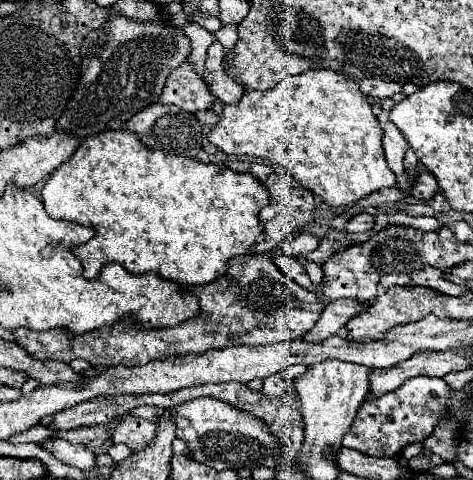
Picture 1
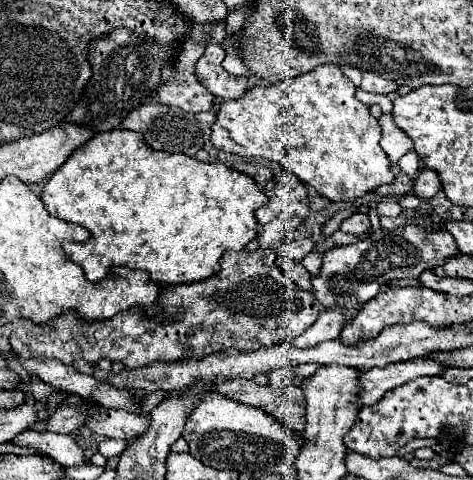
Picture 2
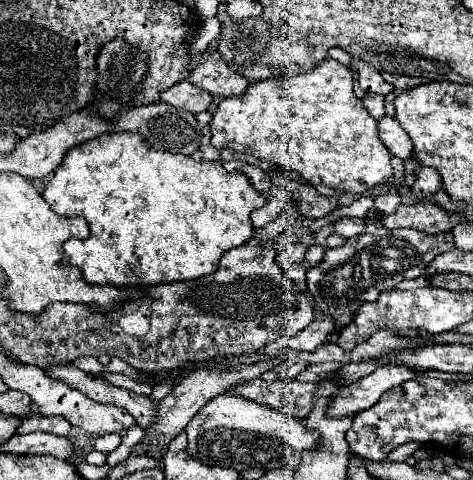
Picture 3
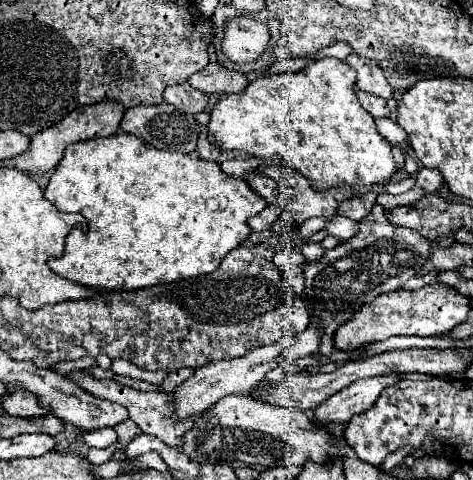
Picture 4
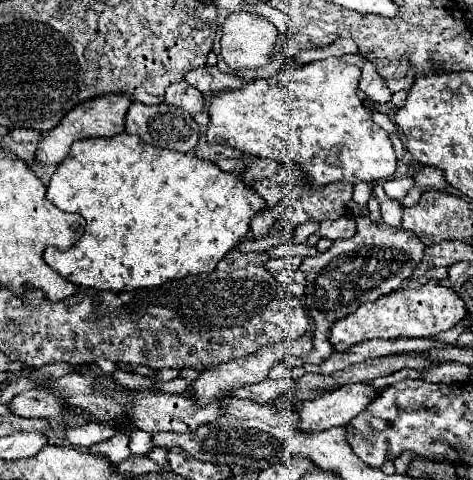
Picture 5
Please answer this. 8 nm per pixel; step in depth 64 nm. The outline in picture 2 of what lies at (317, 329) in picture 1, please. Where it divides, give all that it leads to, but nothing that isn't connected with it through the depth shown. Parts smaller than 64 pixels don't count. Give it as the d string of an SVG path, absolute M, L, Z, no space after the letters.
M324 310L310 328L306 328L296 340L292 340L292 344L296 348L312 348L320 342L336 340L340 336L344 324L346 324L346 316L342 312Z

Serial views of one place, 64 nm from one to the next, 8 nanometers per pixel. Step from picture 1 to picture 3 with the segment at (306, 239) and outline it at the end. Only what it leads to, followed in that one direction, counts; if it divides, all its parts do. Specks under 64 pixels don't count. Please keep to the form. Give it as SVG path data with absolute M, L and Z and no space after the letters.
M288 244L284 250L282 250L282 254L280 254L280 258L286 258L286 260L290 260L290 262L304 262L304 252L306 252L306 244Z

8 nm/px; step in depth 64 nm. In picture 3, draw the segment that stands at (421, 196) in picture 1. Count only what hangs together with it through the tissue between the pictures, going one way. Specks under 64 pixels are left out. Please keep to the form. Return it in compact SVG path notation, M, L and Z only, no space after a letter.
M422 168L416 176L414 186L410 188L410 194L416 196L418 200L426 200L426 198L434 196L440 188L442 188L442 180L440 180L440 174L436 172L436 168Z

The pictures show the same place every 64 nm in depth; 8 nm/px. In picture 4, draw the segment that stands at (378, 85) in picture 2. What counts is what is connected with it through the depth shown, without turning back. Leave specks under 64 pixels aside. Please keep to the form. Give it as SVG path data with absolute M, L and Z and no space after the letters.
M350 54L348 56L348 64L352 68L356 68L356 72L358 72L356 86L360 90L364 90L368 94L374 94L378 98L384 98L384 100L390 100L392 98L392 88L386 82L386 78L380 72L380 68L376 66L376 62L372 62L368 58L362 58L358 54Z

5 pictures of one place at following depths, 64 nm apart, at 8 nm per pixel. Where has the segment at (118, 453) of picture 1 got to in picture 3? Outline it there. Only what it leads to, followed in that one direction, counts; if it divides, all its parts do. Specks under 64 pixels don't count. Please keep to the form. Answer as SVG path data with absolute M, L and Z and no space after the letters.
M104 434L104 436L94 438L94 450L100 450L104 454L116 450L118 444L120 444L120 436L118 434Z

